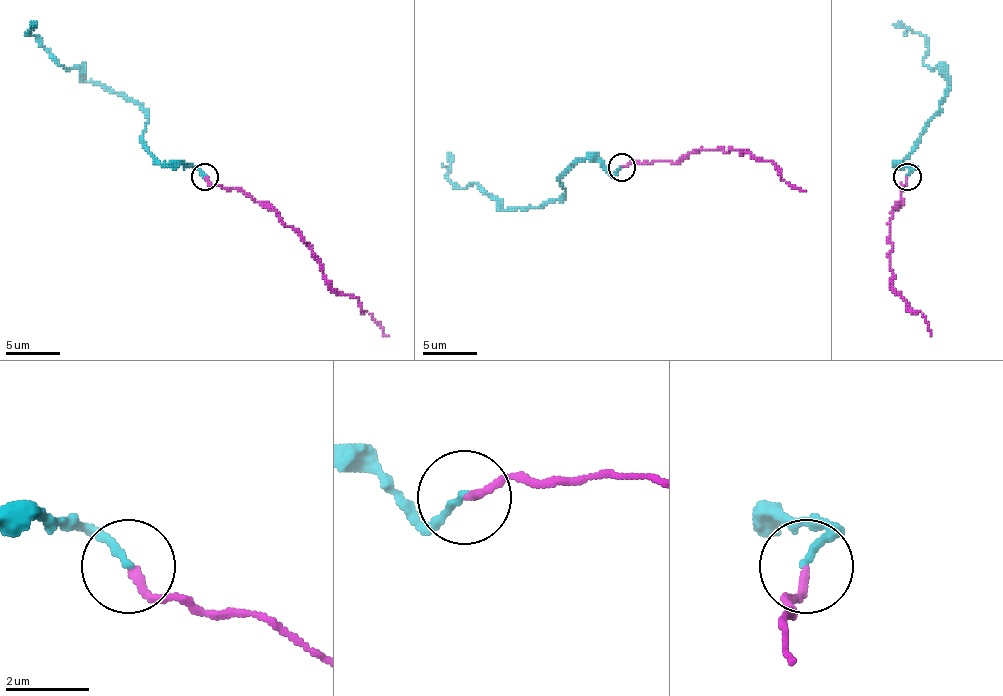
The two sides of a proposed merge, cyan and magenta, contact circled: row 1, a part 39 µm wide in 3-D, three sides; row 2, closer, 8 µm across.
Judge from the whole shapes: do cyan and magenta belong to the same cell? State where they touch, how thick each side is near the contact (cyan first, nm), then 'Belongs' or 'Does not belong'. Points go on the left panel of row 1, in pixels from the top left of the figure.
Place: (205, 176). Thickness 170 nm (cyan) against 180 nm. Belongs

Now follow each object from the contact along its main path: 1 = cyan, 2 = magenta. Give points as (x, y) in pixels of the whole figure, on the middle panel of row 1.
1: (622, 166), (611, 174), (579, 158), (557, 199), (502, 210), (475, 183), (461, 188), (447, 177), (447, 153)
2: (622, 166), (633, 161), (680, 163), (691, 153), (729, 150), (770, 161), (789, 185), (805, 191)

